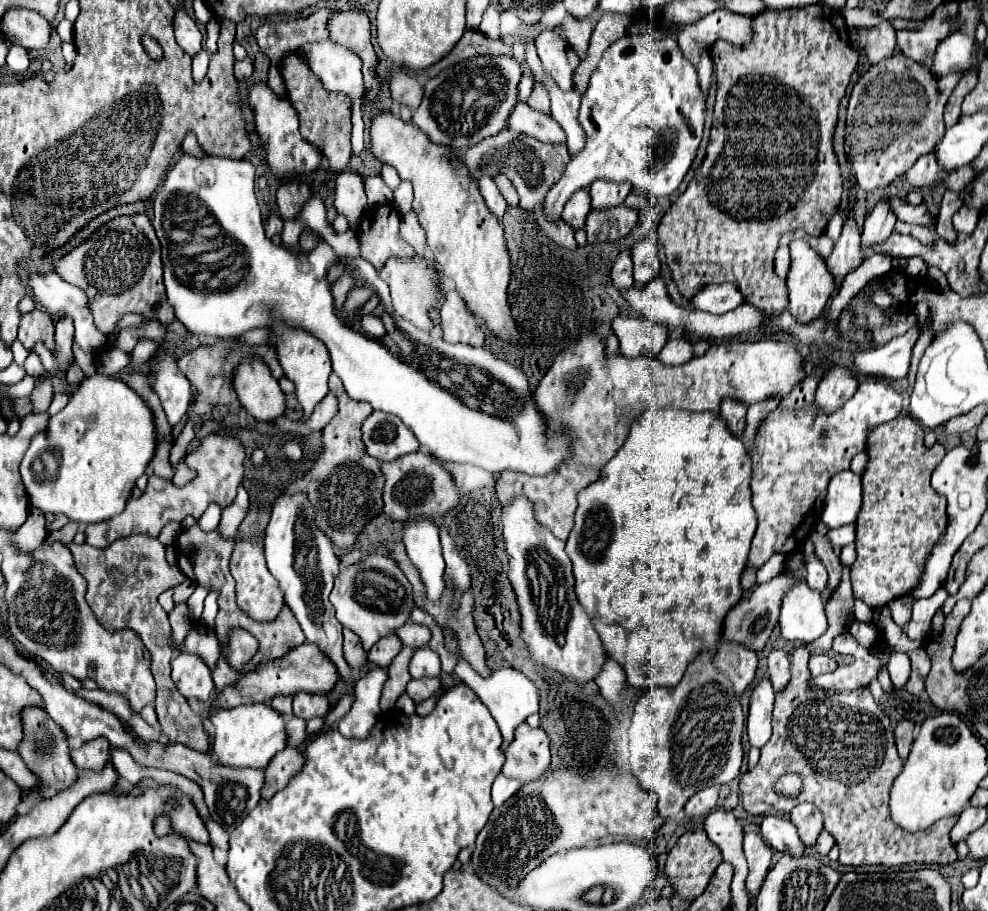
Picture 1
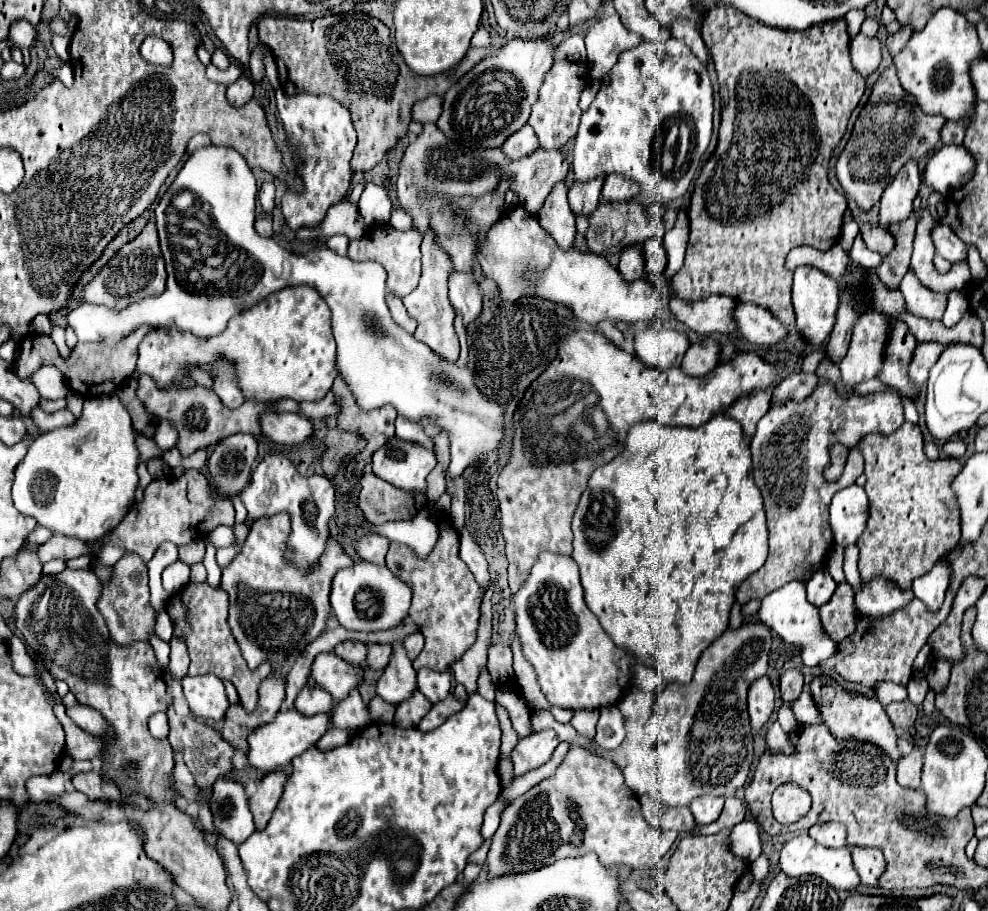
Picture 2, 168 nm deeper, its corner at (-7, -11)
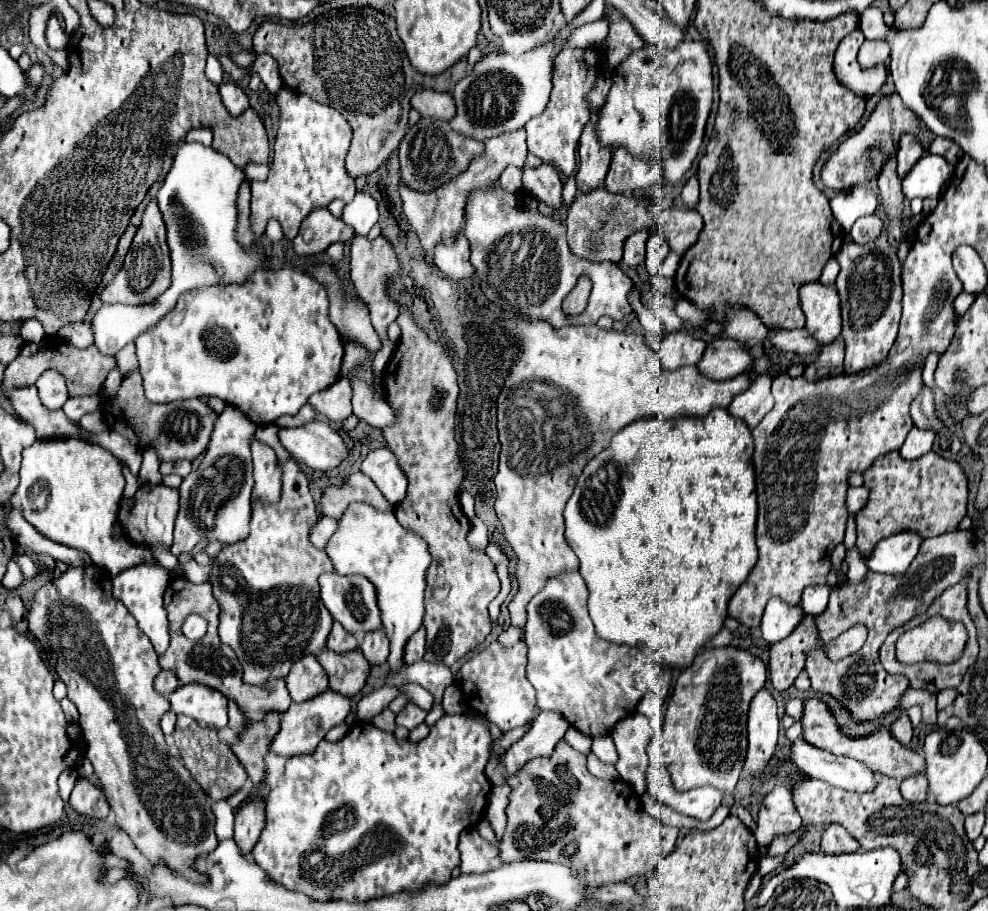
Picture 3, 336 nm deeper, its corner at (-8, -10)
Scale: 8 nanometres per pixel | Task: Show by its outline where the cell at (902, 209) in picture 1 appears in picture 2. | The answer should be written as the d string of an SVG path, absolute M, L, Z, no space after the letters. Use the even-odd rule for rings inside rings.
M936 223L932 229L932 241L934 241L936 253L940 253L950 263L960 263L968 255L966 245L952 233L952 229L948 225Z

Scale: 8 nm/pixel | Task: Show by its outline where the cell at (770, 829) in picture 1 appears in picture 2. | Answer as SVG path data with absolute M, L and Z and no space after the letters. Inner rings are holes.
M798 835L794 839L790 839L782 853L780 853L780 869L790 875L790 877L800 877L800 875L816 875L822 877L826 883L830 883L836 891L852 891L860 885L860 877L852 865L852 855L850 849L842 847L842 849L828 849L818 845L816 841L810 839L810 835Z

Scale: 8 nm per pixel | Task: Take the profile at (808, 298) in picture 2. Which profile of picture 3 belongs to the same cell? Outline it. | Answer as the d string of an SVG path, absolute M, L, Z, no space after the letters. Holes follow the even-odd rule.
M811 282L799 288L801 308L807 318L805 328L823 346L841 334L841 306L835 286Z

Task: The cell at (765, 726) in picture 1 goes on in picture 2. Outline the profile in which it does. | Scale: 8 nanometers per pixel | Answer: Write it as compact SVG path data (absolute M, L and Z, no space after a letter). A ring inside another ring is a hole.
M772 723L766 735L766 745L782 755L792 755L792 751L796 751L796 745L788 741L788 735L780 729L778 723Z

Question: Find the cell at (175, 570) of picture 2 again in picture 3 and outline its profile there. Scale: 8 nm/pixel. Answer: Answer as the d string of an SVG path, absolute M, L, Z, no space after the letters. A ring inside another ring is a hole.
M79 438L37 440L23 450L19 474L21 482L17 486L17 496L21 500L23 516L49 540L85 550L91 560L107 568L111 576L143 562L161 566L149 548L133 544L124 537L111 538L111 528L117 520L125 490L125 478L121 462L103 446Z

